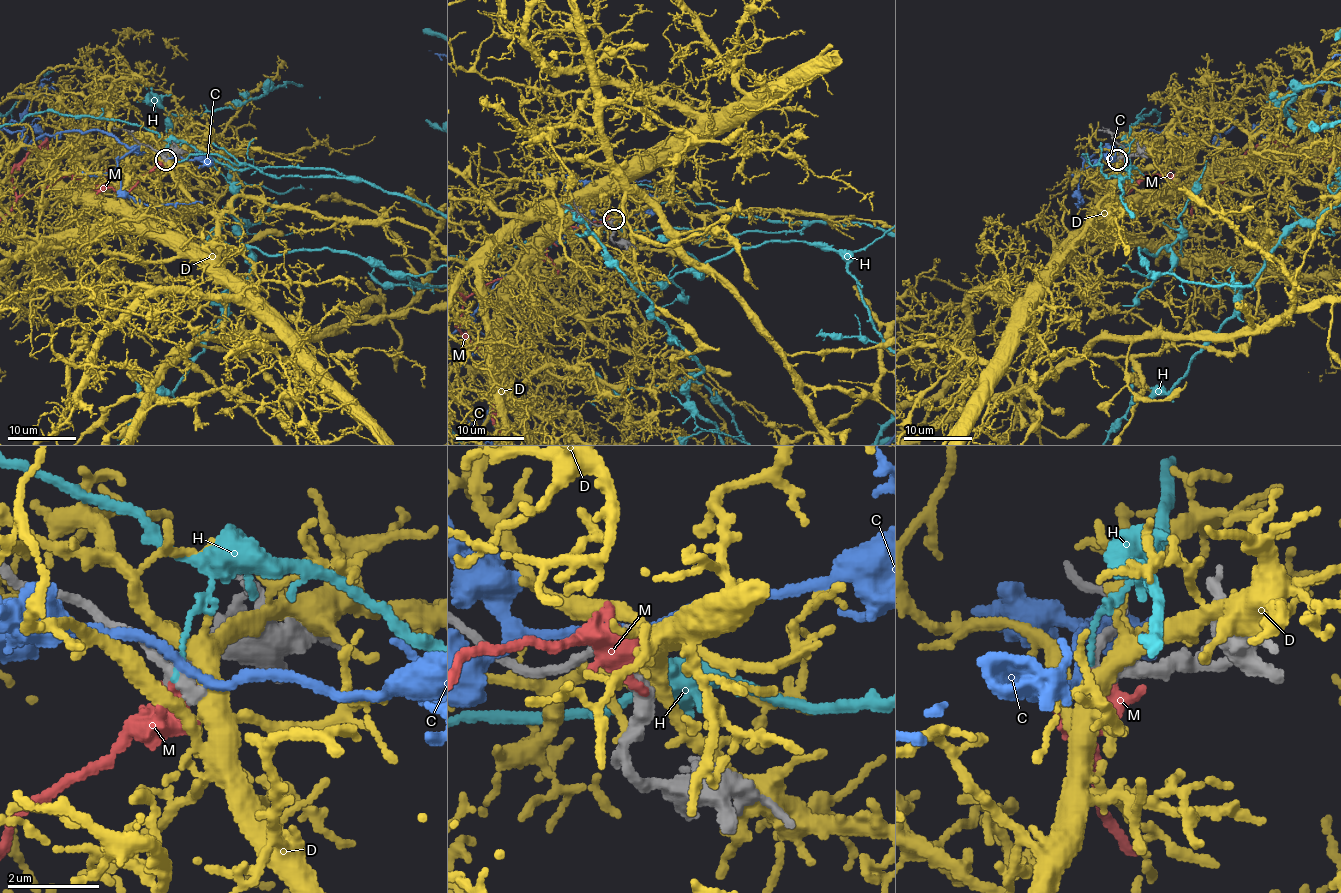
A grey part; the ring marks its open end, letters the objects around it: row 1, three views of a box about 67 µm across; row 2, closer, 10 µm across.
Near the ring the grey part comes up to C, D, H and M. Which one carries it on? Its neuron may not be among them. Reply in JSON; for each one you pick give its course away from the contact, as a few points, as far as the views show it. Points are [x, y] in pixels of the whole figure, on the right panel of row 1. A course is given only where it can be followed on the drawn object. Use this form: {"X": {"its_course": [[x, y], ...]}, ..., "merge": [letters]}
{"merge": []}

